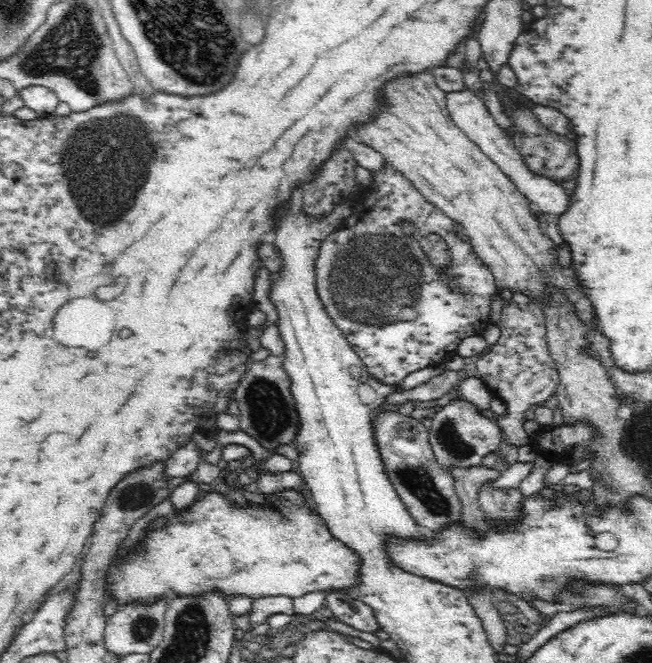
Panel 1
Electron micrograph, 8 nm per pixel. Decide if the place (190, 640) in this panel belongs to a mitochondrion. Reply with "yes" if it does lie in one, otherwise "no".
yes

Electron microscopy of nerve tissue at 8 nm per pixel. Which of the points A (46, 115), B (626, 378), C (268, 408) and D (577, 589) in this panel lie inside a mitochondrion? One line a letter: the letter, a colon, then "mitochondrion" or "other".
A: other
B: other
C: mitochondrion
D: mitochondrion

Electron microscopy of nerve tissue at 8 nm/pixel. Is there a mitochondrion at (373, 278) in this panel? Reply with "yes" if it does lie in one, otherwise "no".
yes

